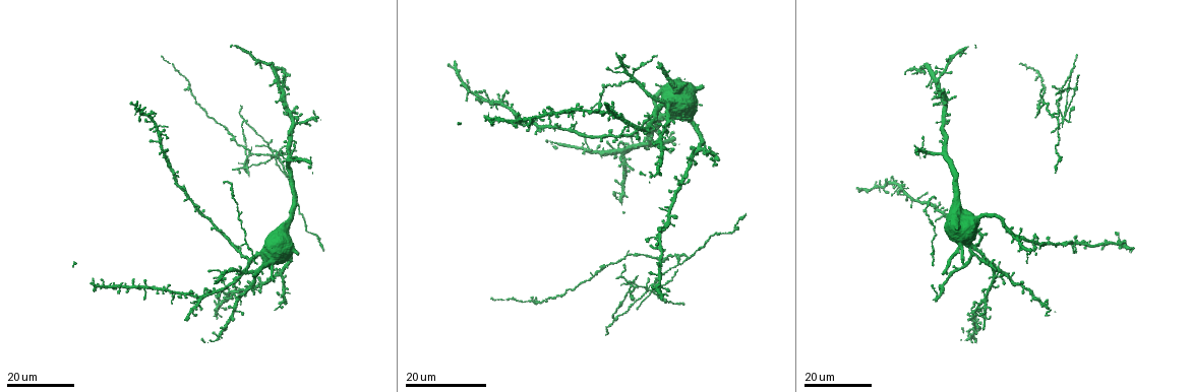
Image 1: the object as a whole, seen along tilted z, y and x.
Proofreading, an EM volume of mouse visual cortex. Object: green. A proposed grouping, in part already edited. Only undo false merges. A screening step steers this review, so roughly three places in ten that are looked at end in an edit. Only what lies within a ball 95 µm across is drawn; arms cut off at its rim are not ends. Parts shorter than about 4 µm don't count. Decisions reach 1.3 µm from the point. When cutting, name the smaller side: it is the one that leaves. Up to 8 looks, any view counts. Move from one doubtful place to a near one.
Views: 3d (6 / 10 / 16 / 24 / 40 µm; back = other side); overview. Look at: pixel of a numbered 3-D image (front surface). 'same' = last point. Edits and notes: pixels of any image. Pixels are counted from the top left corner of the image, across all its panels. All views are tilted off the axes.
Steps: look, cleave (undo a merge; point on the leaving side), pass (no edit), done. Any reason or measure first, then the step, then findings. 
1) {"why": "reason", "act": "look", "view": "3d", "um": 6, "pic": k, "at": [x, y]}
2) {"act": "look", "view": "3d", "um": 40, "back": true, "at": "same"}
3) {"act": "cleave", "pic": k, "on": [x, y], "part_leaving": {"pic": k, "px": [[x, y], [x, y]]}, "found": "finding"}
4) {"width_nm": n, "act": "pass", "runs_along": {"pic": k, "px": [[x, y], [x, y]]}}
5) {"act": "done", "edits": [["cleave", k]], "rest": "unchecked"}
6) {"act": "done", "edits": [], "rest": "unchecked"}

{"why": "four arms meet", "act": "look", "view": "3d", "um": 24, "pic": 1, "at": [1072, 68]}

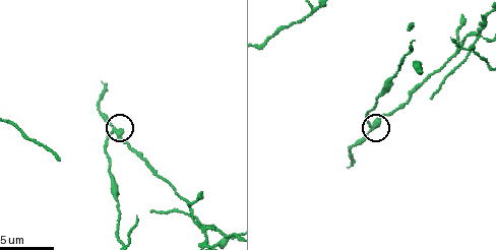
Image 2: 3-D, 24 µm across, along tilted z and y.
{"act": "look", "view": "3d", "um": 6, "pic": 2, "at": [115, 132]}

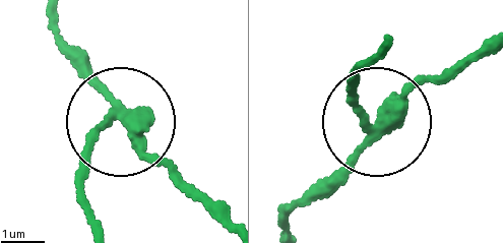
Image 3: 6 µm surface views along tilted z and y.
{"arms": 4, "act": "cleave", "pic": 3, "on": [87, 162], "found": "two neurons meet here"}

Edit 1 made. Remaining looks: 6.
{"act": "look", "view": "3d", "um": 16, "pic": 1, "at": [657, 258]}

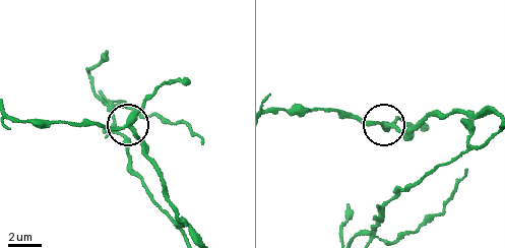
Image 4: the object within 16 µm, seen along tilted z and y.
{"act": "look", "view": "3d", "um": 6, "pic": 4, "at": [127, 121]}

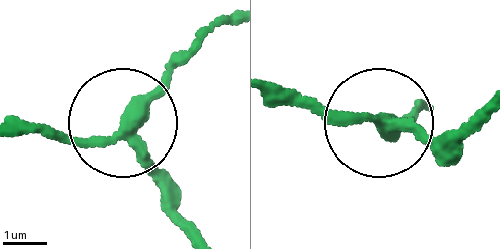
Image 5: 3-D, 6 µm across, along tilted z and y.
{"side_arm_um": 5, "act": "pass", "runs_along": {"pic": 5, "px": [[199, 234], [151, 182], [123, 127], [215, 22]]}, "found": "all the same neuron"}

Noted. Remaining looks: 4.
{"why": "side arm on a straight run", "act": "look", "view": "3d", "um": 16, "pic": 1, "at": [942, 284]}

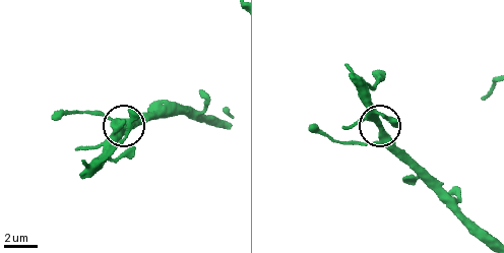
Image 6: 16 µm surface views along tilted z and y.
{"why": "closer look", "act": "look", "view": "3d", "um": 10, "pic": 6, "at": [381, 137]}

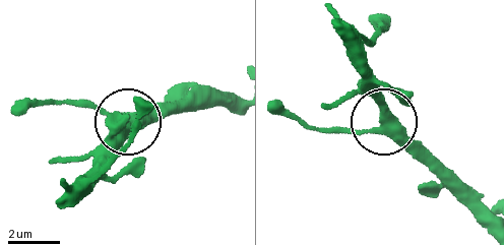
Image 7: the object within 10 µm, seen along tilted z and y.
{"act": "pass", "runs_along": {"pic": 7, "px": [[486, 233], [385, 123], [358, 132], [308, 128]]}, "found": "one neuron here"}

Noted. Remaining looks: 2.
{"act": "done", "edits": [["cleave", 3]], "rest": "unchecked"}

